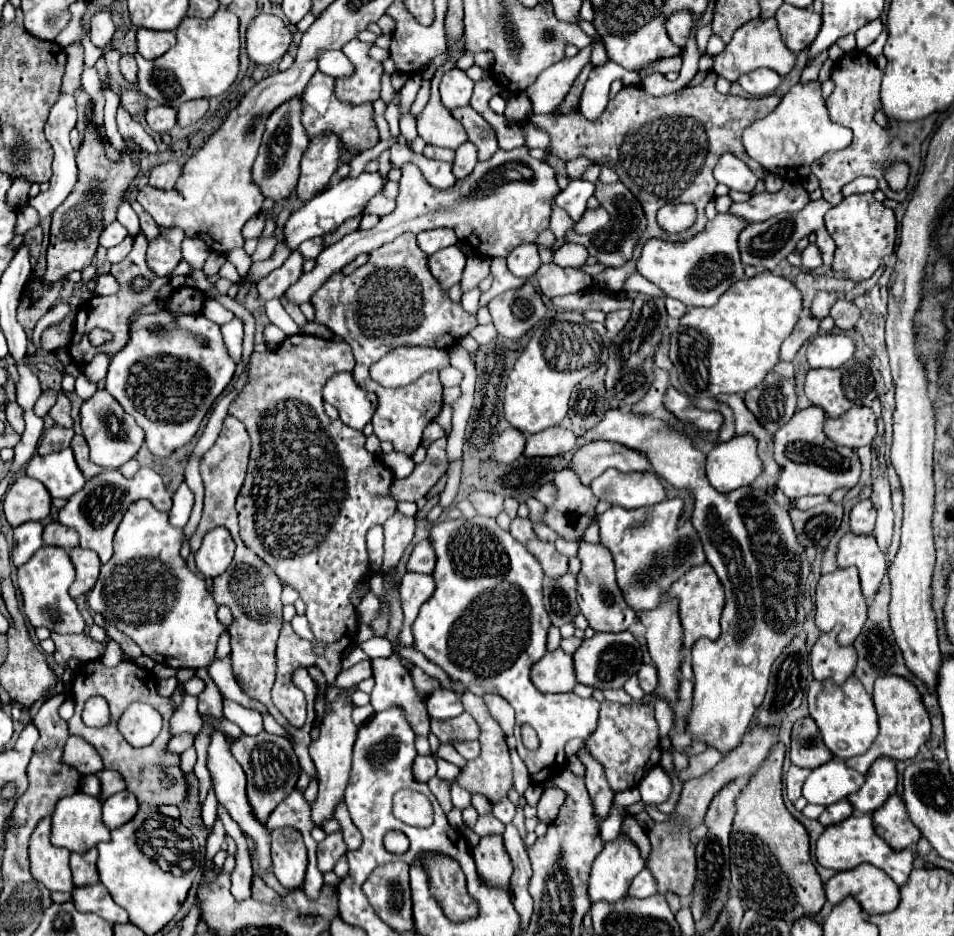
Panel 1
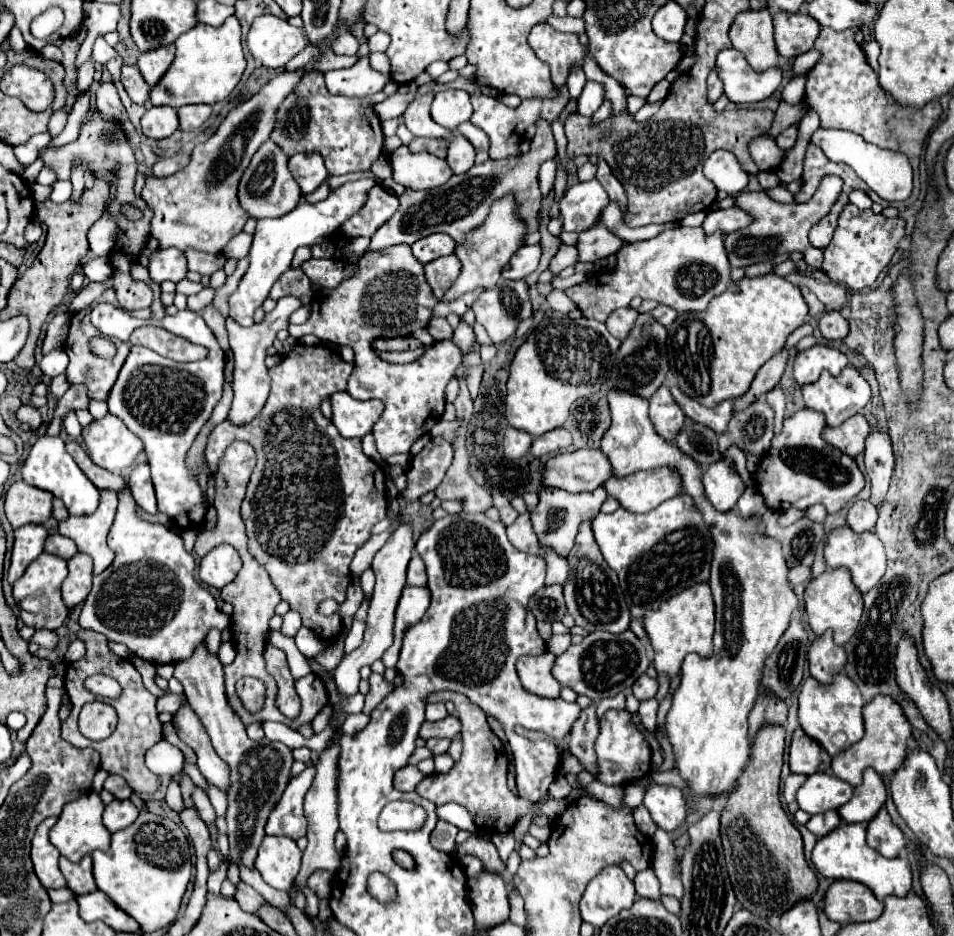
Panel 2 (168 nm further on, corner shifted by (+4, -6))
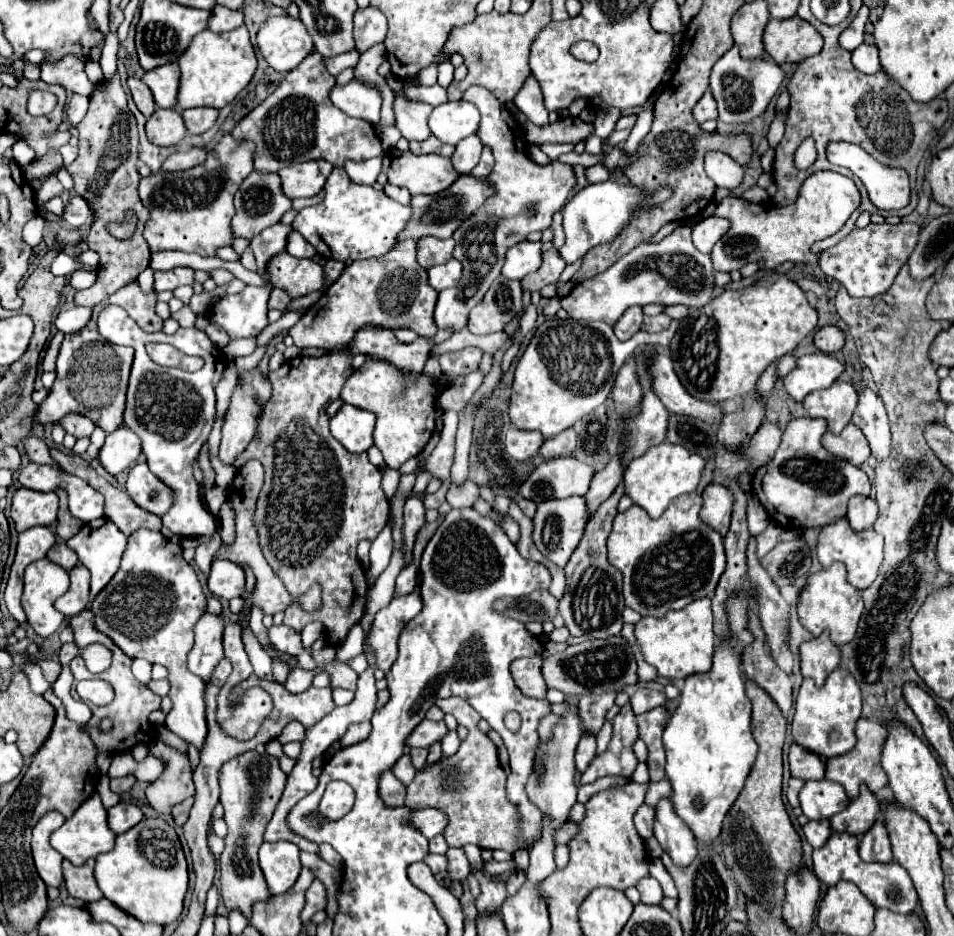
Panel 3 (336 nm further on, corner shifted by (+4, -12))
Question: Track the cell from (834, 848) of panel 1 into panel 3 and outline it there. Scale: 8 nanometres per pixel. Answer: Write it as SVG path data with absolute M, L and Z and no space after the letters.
M833 832L825 846L813 850L813 872L815 876L825 882L827 886L833 886L841 880L855 882L855 886L863 892L863 896L875 906L875 908L889 908L891 912L899 914L911 914L917 906L917 892L913 888L913 882L909 874L897 864L877 864L877 862L863 862L857 852L857 838L851 834L837 834Z

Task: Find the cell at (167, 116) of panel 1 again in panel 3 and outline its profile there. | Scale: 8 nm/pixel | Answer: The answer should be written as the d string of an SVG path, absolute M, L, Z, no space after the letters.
M155 110L145 130L149 142L157 146L177 146L187 136L187 128L177 110Z

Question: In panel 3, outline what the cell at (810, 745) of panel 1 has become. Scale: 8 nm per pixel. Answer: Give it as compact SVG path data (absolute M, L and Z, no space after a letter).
M791 744L789 748L789 766L791 776L801 780L819 780L825 776L825 758L807 752L799 744Z

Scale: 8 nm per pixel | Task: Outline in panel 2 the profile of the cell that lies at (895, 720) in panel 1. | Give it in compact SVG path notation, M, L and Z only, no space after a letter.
M877 694L873 700L869 700L863 706L863 718L865 718L865 738L855 746L843 750L843 754L833 756L833 766L831 766L833 774L849 782L851 786L859 786L861 774L867 766L875 768L879 774L895 772L905 762L911 742L911 724L905 718L899 702L895 702L891 696Z

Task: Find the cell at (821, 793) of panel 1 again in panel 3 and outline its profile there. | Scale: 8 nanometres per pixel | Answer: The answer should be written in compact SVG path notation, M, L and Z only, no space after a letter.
M809 780L799 794L803 814L809 820L823 820L843 812L849 804L847 794L837 782L831 780Z

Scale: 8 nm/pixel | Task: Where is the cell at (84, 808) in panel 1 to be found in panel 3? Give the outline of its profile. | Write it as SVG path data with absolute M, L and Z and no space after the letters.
M91 794L77 810L75 814L65 820L65 824L51 834L51 846L69 862L73 862L75 866L85 864L89 858L95 858L103 852L113 850L113 842L115 842L115 834L111 832L111 828L107 826L107 810L101 804L99 794Z

